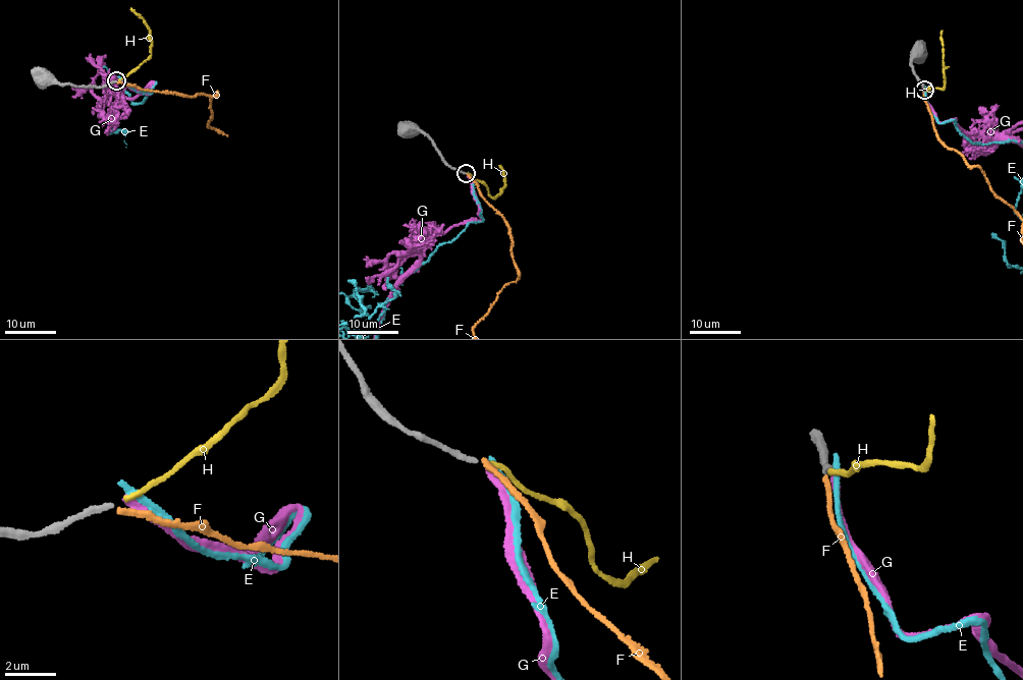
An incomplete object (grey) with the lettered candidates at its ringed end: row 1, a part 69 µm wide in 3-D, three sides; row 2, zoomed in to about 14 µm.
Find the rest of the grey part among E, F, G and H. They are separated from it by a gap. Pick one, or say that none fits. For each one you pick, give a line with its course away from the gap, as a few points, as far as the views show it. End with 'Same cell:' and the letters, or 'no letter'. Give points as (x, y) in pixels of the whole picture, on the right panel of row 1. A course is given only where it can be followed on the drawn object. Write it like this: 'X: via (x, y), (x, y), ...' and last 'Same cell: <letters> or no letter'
H: via (924, 90), (944, 87), (943, 31)
Same cell: H

